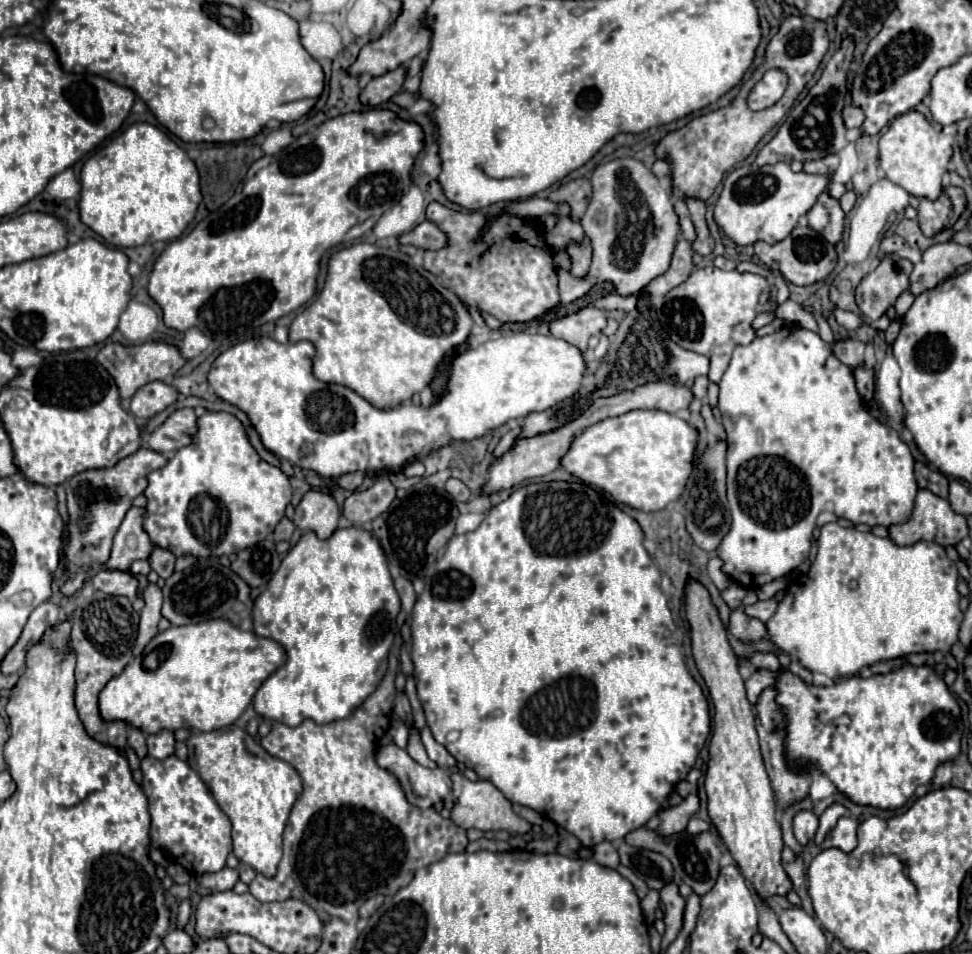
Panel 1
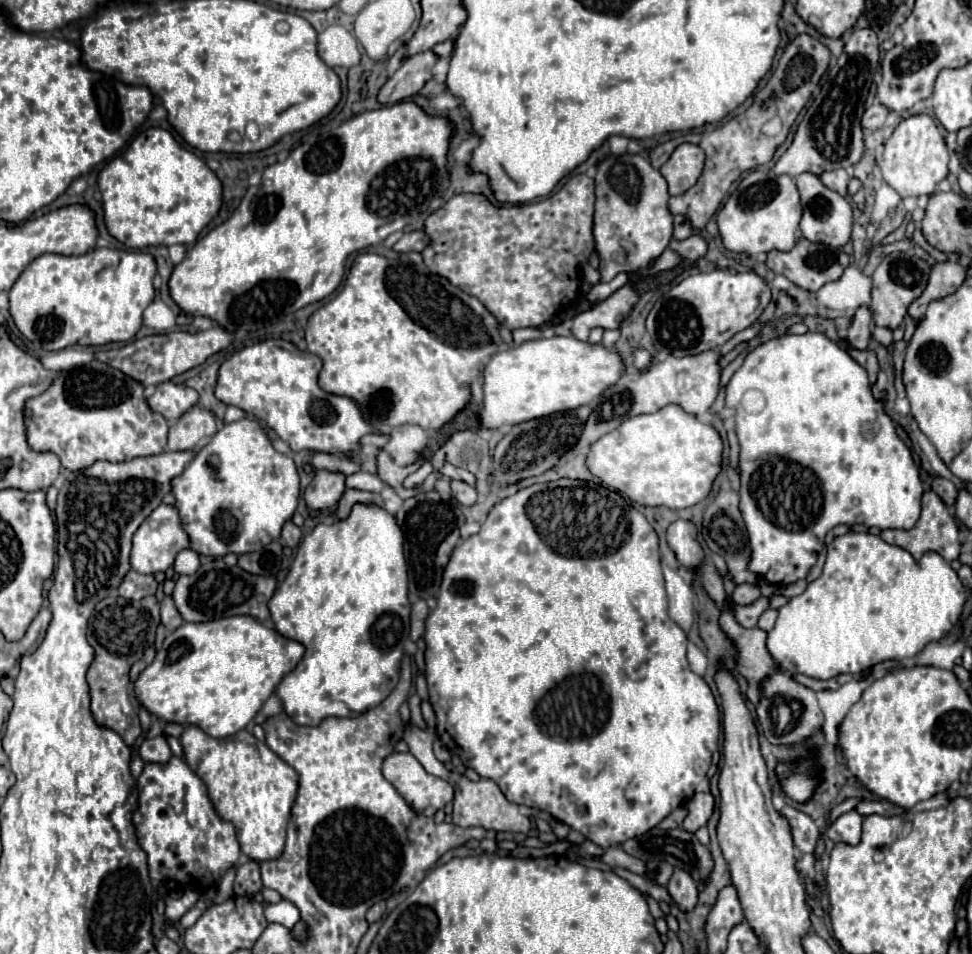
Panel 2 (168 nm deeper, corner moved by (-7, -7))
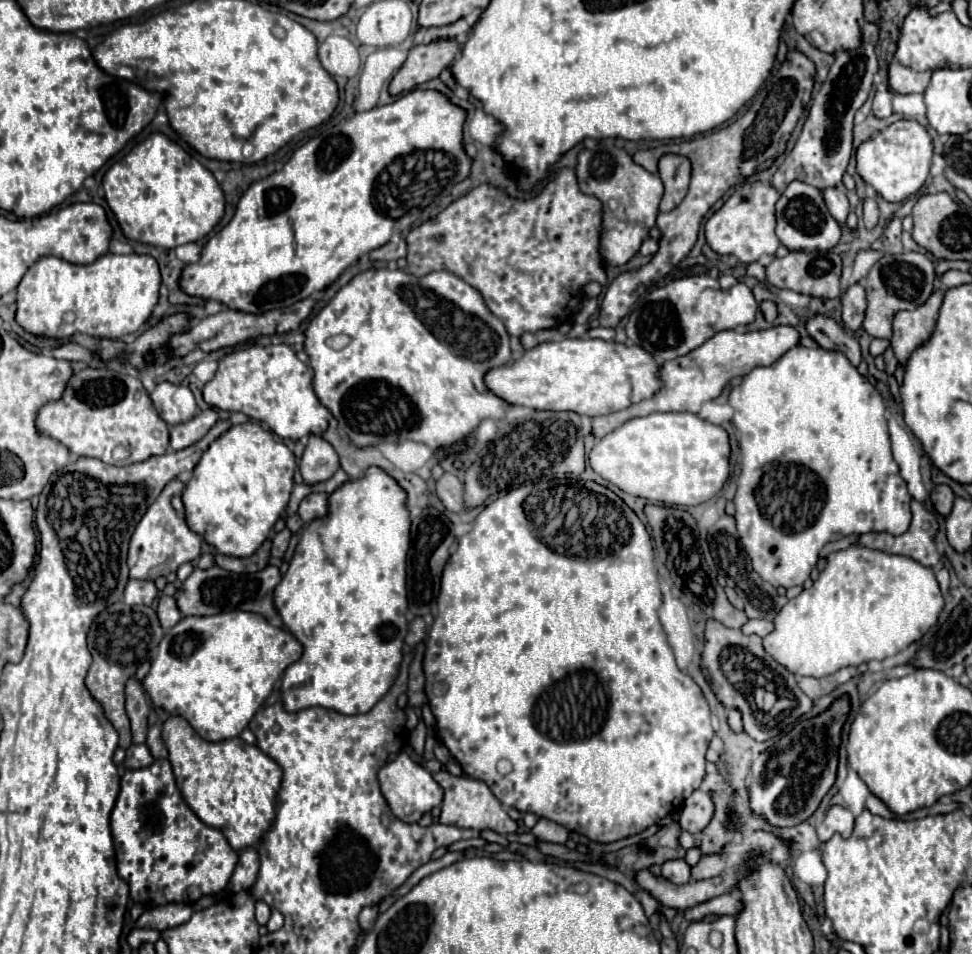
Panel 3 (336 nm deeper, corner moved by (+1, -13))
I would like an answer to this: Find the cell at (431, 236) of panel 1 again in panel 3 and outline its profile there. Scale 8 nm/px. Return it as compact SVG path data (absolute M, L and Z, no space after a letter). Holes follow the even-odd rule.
M399 239L397 243L385 243L383 247L375 249L371 253L371 259L379 259L379 261L397 261L399 257L405 257L407 255L407 243L405 239Z

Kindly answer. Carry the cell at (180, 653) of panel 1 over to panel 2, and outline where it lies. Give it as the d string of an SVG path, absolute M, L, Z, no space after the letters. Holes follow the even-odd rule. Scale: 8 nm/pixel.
M235 615L205 623L183 623L165 637L163 647L155 655L155 661L147 665L135 681L135 697L143 707L149 709L149 713L163 721L197 725L211 737L225 739L245 729L253 721L283 675L291 673L301 661L303 653L305 647L299 641L279 635L275 629L265 627L261 621L249 615Z

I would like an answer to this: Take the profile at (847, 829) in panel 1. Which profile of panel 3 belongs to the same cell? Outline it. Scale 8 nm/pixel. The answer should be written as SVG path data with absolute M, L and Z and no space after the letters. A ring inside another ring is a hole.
M831 807L825 815L825 819L817 825L817 837L819 841L829 841L835 833L839 833L841 837L851 837L851 831L853 831L853 823L855 823L855 817L849 809L845 807Z

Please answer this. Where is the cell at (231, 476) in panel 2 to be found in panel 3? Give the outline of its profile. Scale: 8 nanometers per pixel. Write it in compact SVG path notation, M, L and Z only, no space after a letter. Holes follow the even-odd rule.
M259 423L233 425L209 445L209 449L195 465L191 479L185 483L181 499L185 505L187 527L197 533L207 545L215 547L217 553L231 557L251 557L251 553L261 547L261 543L267 539L269 531L285 511L293 489L295 469L295 455L287 449L285 443L277 441Z

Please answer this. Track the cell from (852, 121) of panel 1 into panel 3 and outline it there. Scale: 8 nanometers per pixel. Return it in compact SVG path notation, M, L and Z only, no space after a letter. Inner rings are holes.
M877 91L873 99L873 115L883 119L891 115L891 93L889 91Z

